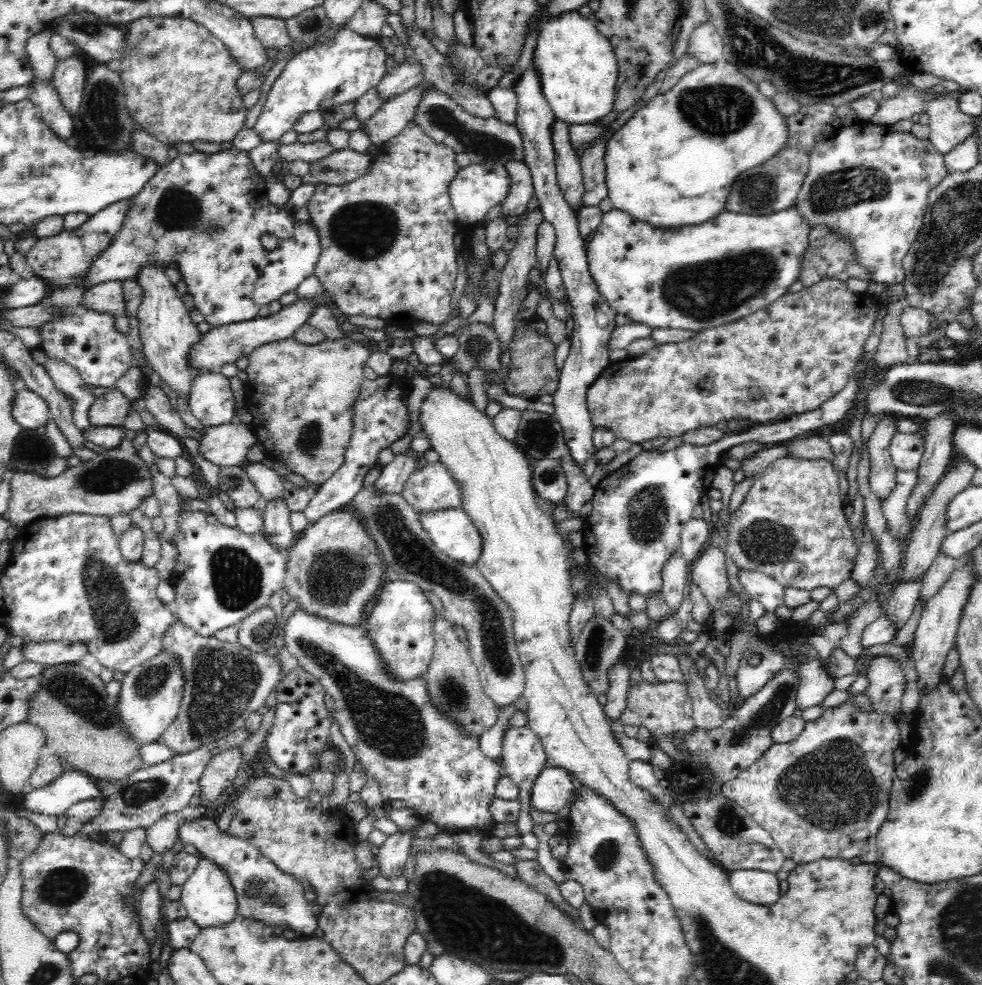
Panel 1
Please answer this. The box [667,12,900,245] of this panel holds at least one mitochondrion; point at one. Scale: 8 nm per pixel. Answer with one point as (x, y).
(719, 110)

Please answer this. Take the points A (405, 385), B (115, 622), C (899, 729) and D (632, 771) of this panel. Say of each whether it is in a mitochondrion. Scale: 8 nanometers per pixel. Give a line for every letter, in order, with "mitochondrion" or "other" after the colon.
A: other
B: mitochondrion
C: other
D: other

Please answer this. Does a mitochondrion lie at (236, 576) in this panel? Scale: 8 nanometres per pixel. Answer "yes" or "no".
yes

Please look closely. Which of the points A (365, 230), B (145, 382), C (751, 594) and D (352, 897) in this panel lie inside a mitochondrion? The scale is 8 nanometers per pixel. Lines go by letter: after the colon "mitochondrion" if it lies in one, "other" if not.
A: mitochondrion
B: other
C: other
D: mitochondrion

